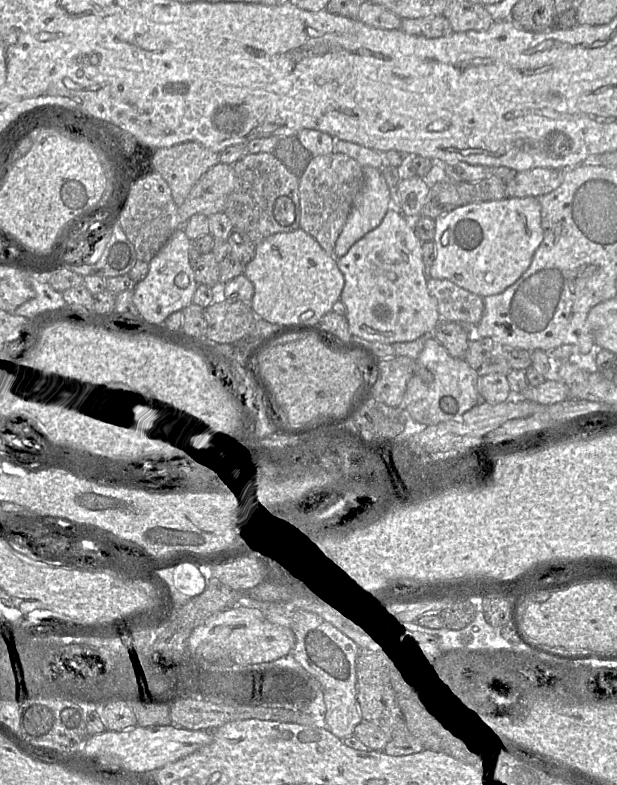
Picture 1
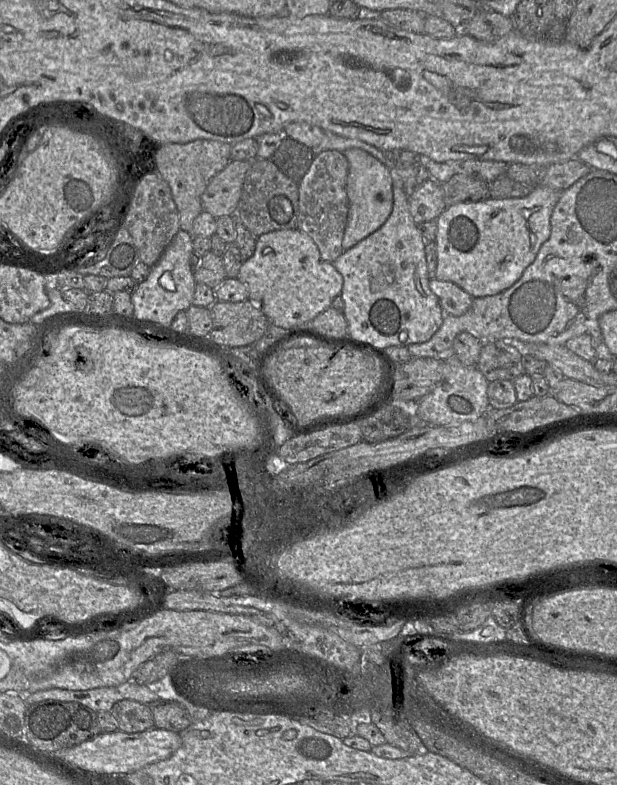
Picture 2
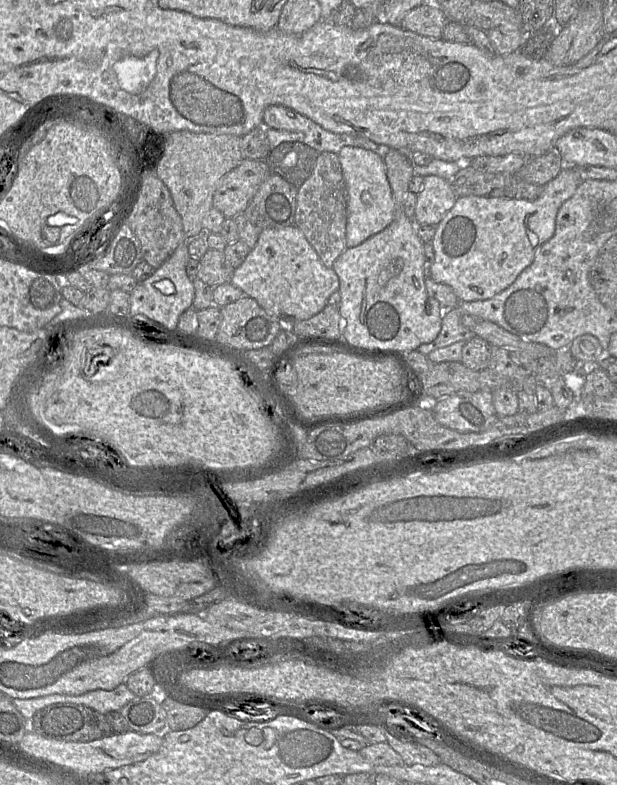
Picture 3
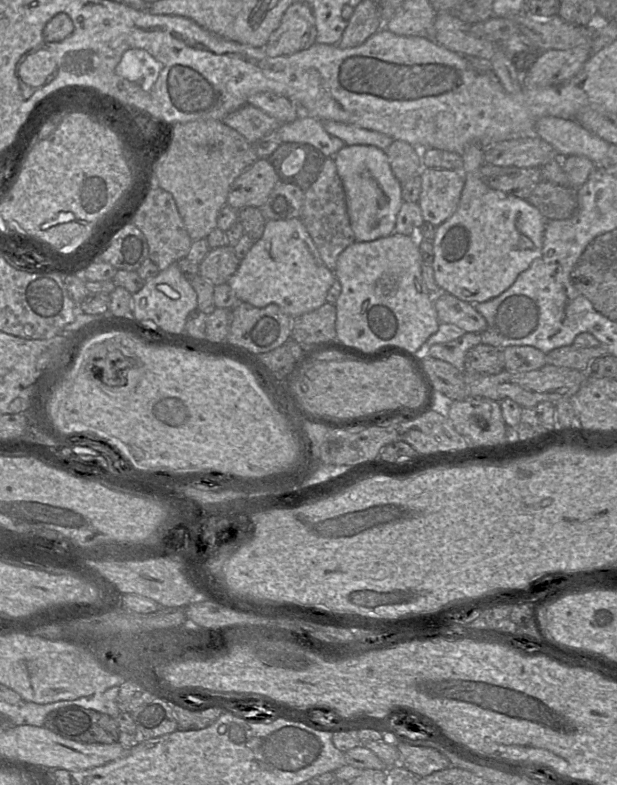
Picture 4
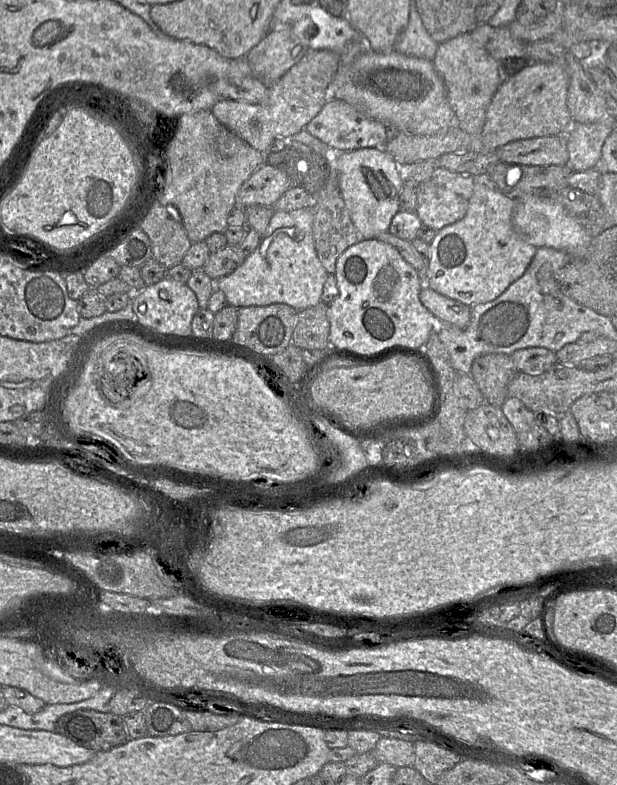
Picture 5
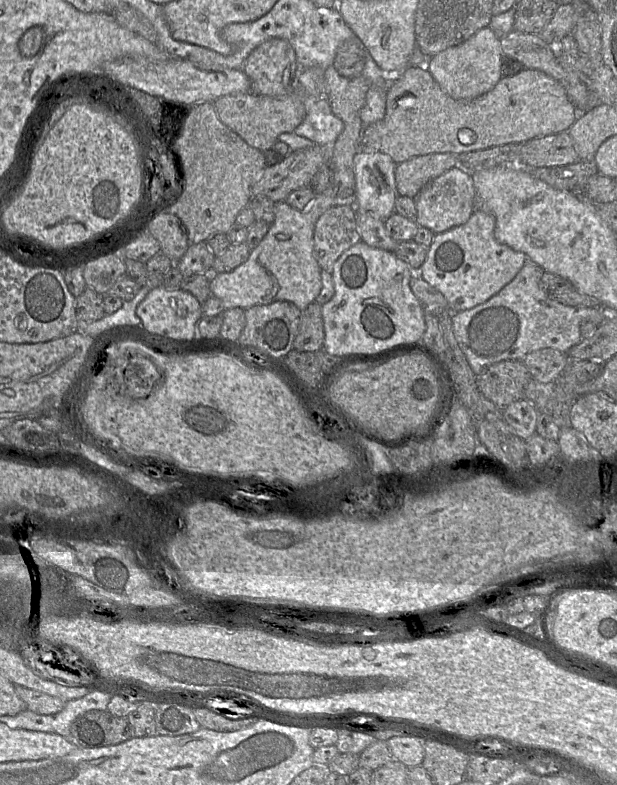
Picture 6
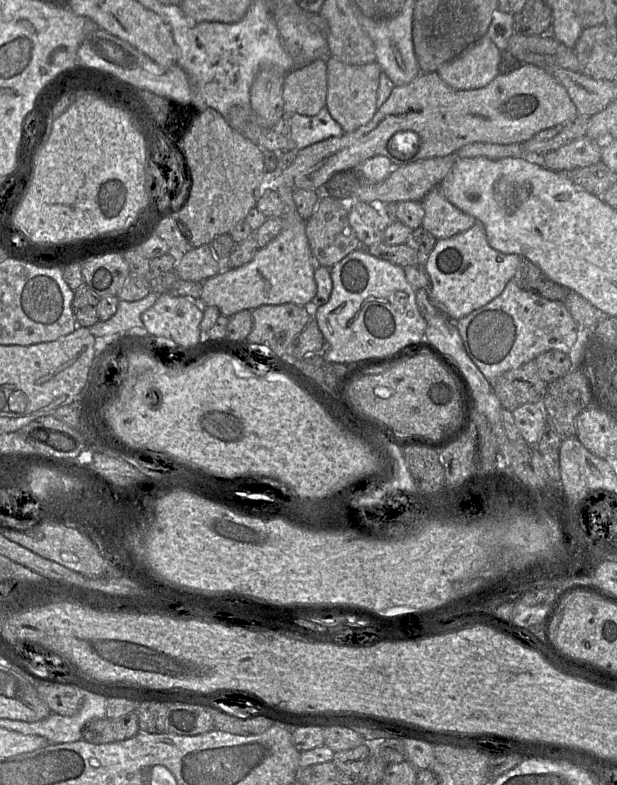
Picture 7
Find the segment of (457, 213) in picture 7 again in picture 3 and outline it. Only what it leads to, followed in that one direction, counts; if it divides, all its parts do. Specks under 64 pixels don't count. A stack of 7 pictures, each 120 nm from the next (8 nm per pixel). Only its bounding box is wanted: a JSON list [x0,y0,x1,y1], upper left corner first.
[415,175,456,226]

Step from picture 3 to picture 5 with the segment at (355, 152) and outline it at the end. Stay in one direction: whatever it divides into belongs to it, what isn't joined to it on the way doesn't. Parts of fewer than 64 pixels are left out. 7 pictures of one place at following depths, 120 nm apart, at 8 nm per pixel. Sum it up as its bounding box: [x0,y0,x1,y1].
[333,148,403,239]

